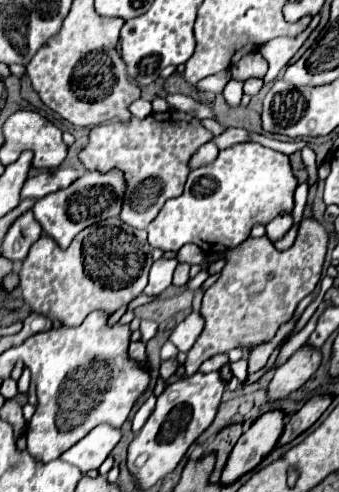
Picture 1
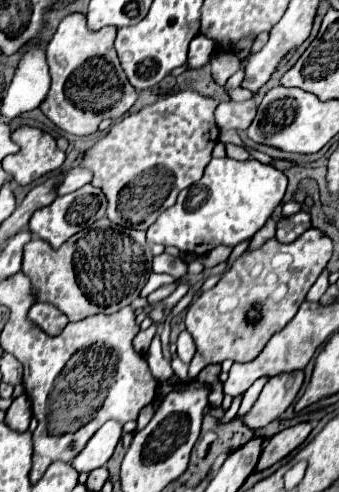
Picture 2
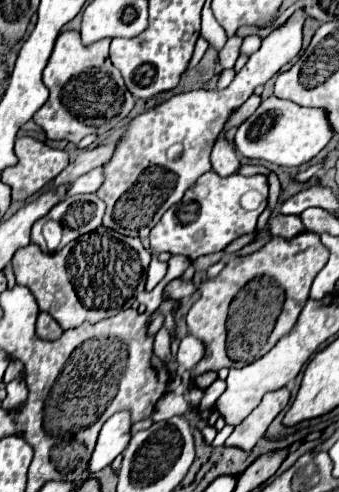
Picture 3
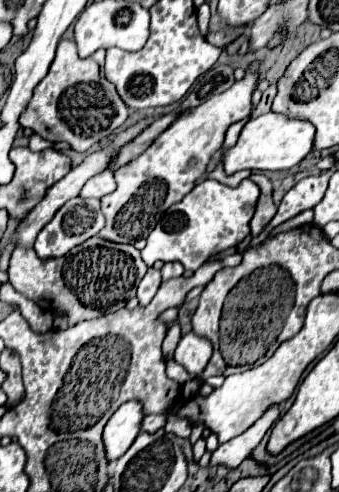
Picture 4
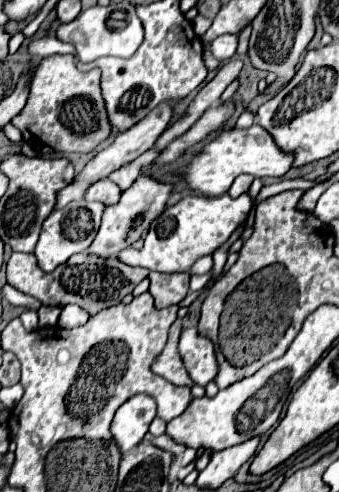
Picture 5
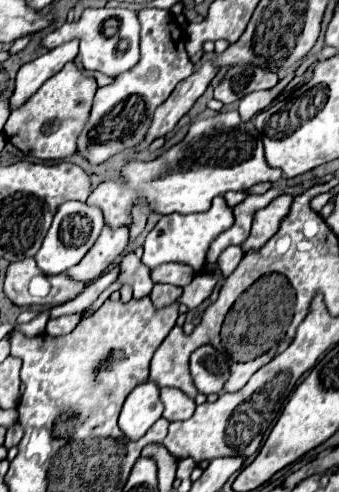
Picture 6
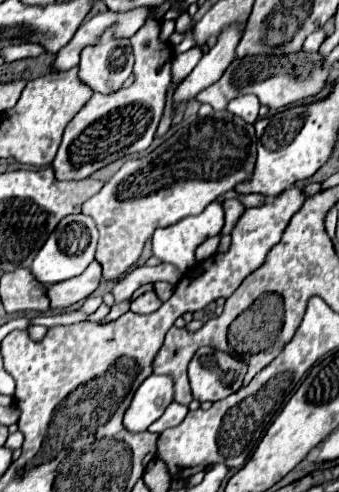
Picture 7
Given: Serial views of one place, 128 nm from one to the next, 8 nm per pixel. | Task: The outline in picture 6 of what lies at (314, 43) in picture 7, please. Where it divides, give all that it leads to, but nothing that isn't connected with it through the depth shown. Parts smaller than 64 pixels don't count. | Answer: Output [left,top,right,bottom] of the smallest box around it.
[238,72,295,122]

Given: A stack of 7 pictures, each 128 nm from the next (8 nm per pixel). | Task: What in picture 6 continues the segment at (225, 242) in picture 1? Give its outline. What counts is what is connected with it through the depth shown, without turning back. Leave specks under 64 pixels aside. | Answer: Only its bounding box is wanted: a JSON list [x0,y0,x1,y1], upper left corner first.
[49,196,234,319]

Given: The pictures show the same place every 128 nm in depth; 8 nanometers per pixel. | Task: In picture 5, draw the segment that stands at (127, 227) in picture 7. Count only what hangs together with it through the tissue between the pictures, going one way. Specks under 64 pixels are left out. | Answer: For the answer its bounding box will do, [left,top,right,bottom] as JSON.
[86,124,294,204]

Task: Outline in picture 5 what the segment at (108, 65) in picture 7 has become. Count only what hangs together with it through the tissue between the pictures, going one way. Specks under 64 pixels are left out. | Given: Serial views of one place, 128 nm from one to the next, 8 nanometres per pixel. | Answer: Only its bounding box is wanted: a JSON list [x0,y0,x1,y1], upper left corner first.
[56,2,144,62]

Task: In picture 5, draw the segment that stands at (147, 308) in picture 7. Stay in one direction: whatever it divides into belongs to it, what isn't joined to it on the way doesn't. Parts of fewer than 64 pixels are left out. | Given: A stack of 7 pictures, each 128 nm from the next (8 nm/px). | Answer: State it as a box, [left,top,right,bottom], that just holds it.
[8,252,148,316]

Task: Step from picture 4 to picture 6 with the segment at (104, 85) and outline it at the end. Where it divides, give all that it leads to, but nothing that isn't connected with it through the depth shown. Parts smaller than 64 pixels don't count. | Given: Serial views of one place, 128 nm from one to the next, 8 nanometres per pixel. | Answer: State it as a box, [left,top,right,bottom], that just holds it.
[4,62,96,160]

